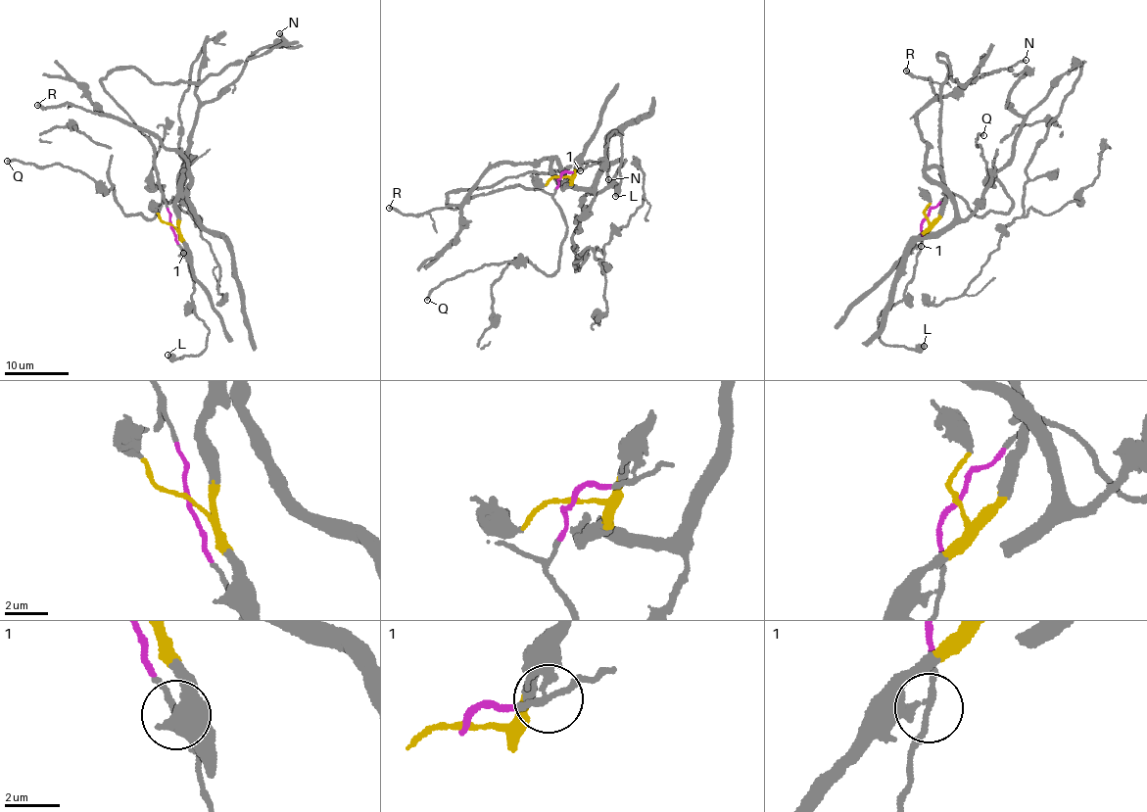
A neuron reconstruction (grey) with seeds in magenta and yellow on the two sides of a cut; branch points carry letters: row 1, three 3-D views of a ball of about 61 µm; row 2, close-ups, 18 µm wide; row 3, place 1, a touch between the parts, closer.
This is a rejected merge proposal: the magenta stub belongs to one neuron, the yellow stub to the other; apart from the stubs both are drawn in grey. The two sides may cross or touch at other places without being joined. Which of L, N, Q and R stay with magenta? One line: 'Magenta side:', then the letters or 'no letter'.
Magenta side: L, N, Q

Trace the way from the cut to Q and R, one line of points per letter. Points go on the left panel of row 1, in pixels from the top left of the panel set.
Q: (171, 225), (164, 199), (158, 214), (150, 219), (127, 214), (113, 186), (103, 189), (59, 164), (7, 162)
R: (171, 225), (178, 229), (178, 185), (189, 169), (188, 162), (121, 119), (66, 103), (44, 108), (36, 105)

